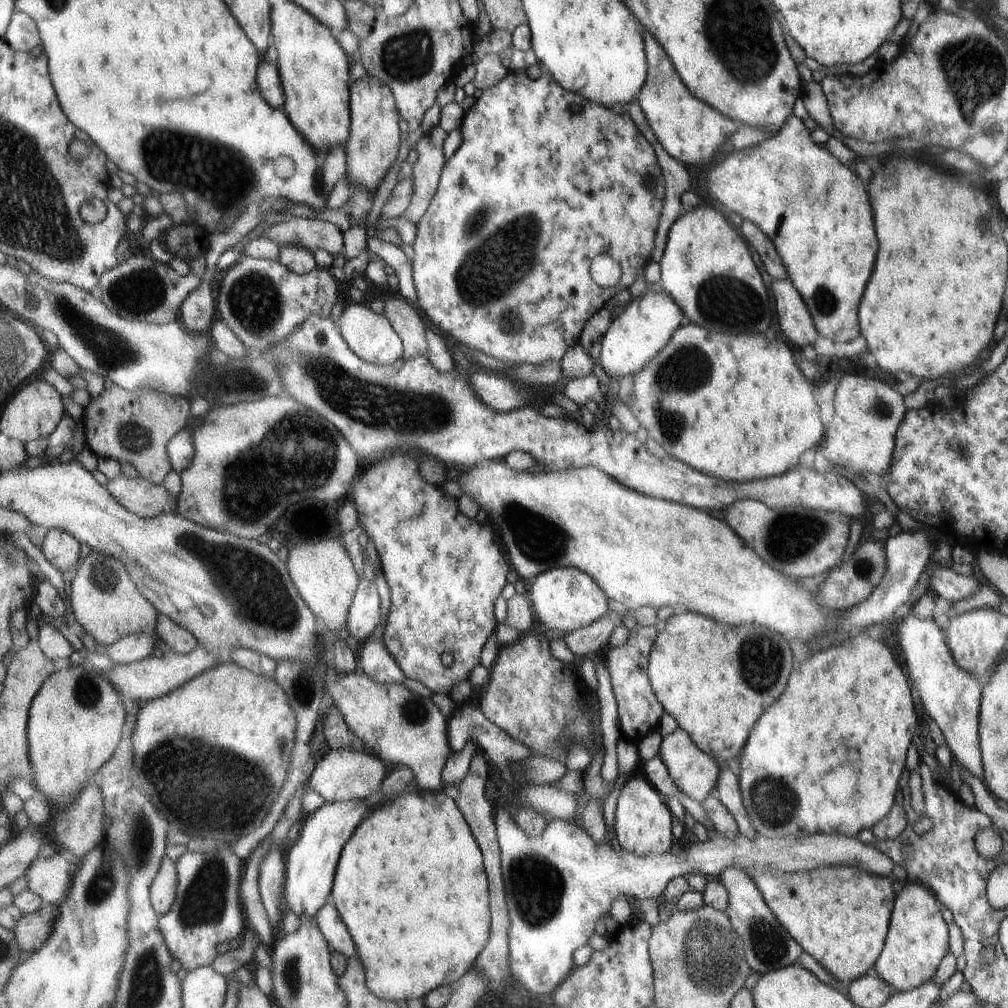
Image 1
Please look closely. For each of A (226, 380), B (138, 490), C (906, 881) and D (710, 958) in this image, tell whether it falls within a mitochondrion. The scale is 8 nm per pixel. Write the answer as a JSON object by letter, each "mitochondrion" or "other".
{"A":"mitochondrion","B":"other","C":"other","D":"mitochondrion"}

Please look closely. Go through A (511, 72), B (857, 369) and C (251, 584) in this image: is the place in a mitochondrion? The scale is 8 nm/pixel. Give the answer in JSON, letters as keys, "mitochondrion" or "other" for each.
{"A":"other","B":"other","C":"mitochondrion"}

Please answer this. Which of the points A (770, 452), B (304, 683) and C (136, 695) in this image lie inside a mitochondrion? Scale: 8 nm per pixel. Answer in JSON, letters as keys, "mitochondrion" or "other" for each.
{"A":"other","B":"mitochondrion","C":"other"}

